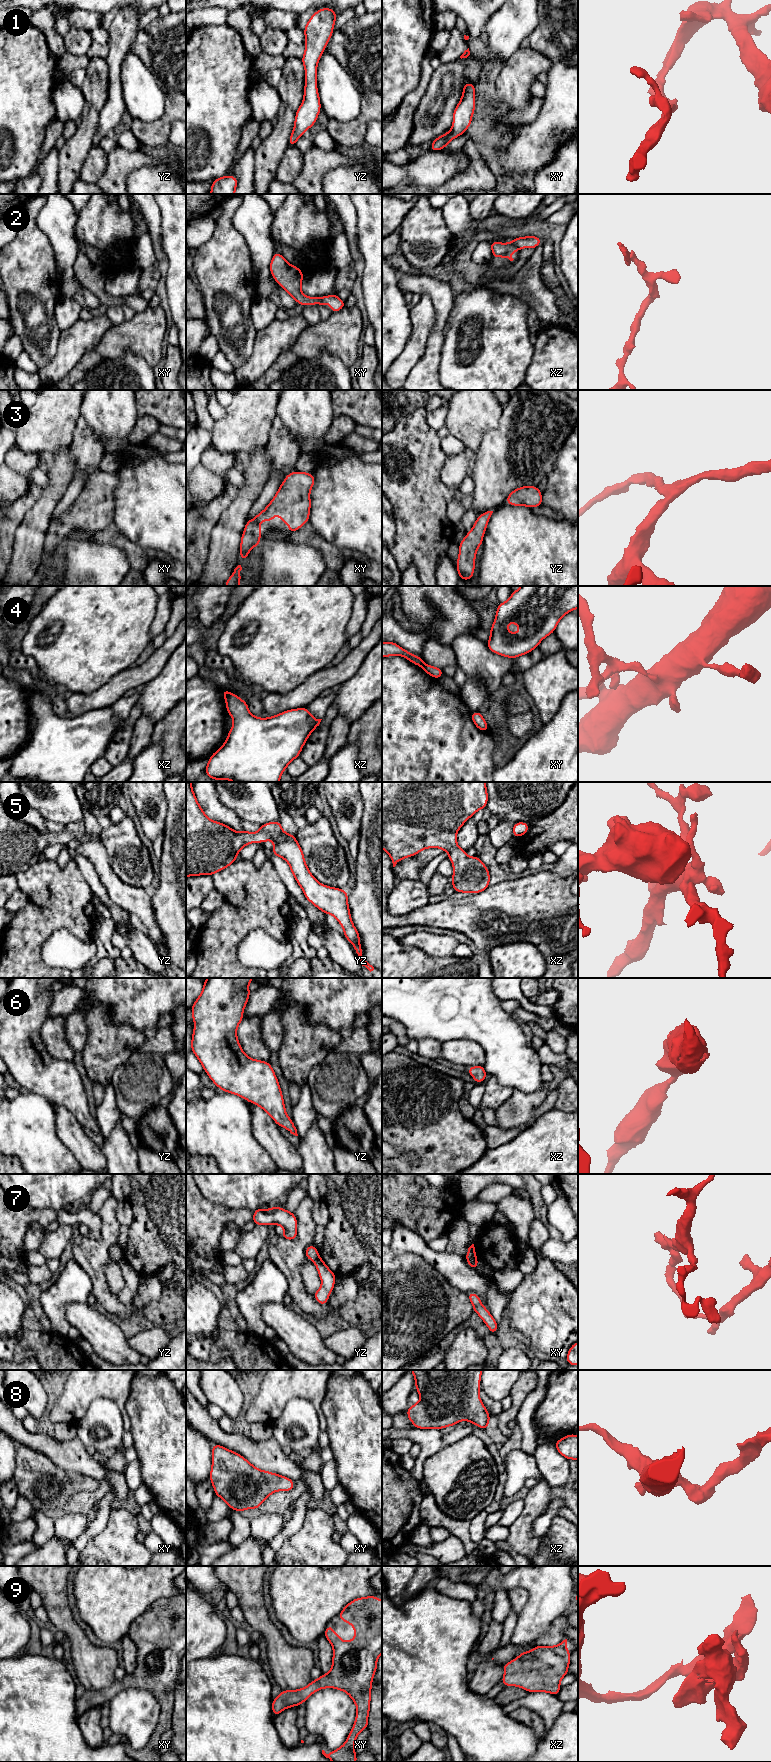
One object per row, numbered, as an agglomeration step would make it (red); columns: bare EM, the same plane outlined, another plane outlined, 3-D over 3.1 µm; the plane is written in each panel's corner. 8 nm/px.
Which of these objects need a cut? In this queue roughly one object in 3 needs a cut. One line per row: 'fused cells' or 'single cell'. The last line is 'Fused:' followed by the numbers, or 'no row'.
1: single cell
2: fused cells
3: single cell
4: fused cells
5: single cell
6: single cell
7: fused cells
8: single cell
9: single cell
Fused: 2, 4, 7

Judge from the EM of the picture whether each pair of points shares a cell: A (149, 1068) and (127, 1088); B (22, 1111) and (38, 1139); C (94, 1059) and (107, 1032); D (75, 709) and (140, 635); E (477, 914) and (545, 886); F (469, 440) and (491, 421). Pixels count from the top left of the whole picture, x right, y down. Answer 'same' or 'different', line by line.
A: same
B: same
C: same
D: different
E: same
F: same

